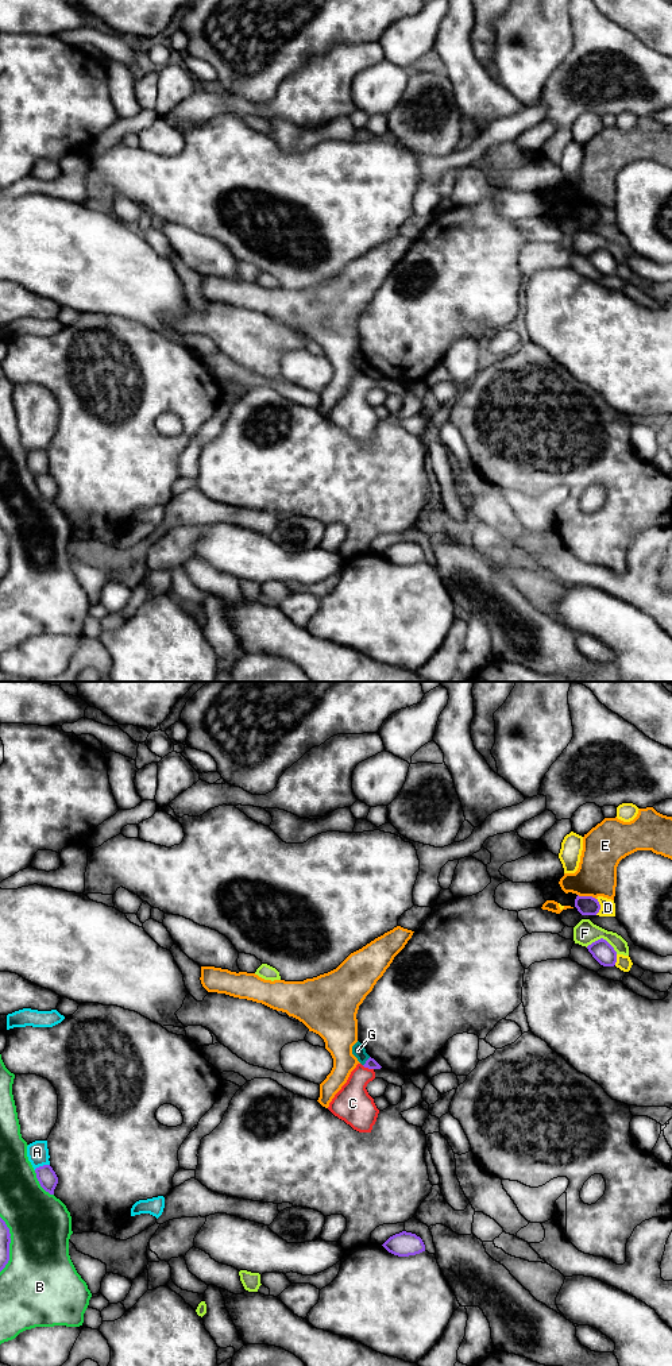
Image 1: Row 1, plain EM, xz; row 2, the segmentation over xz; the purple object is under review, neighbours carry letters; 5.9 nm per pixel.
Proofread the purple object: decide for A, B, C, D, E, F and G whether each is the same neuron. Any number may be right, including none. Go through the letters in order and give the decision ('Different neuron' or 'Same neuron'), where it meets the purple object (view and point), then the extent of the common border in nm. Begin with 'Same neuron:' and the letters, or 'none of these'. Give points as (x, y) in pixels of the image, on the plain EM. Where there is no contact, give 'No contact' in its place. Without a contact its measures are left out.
Same neuron: none of these
A: Different neuron. Touches purple at xz (41, 475). Shared border 100 nm
B: Different neuron. Touches purple at xz (8, 554). Shared border 340 nm
C: Different neuron. Touches purple at xz (367, 375). Shared border 80 nm
D: Different neuron. Touches purple at xz (599, 215). Shared border 100 nm
E: Different neuron. Touches purple at xz (587, 205). Shared border 120 nm
F: Different neuron. Touches purple at xz (602, 247). Shared border 200 nm
G: Different neuron. Touches purple at xz (366, 370). Shared border 70 nm

